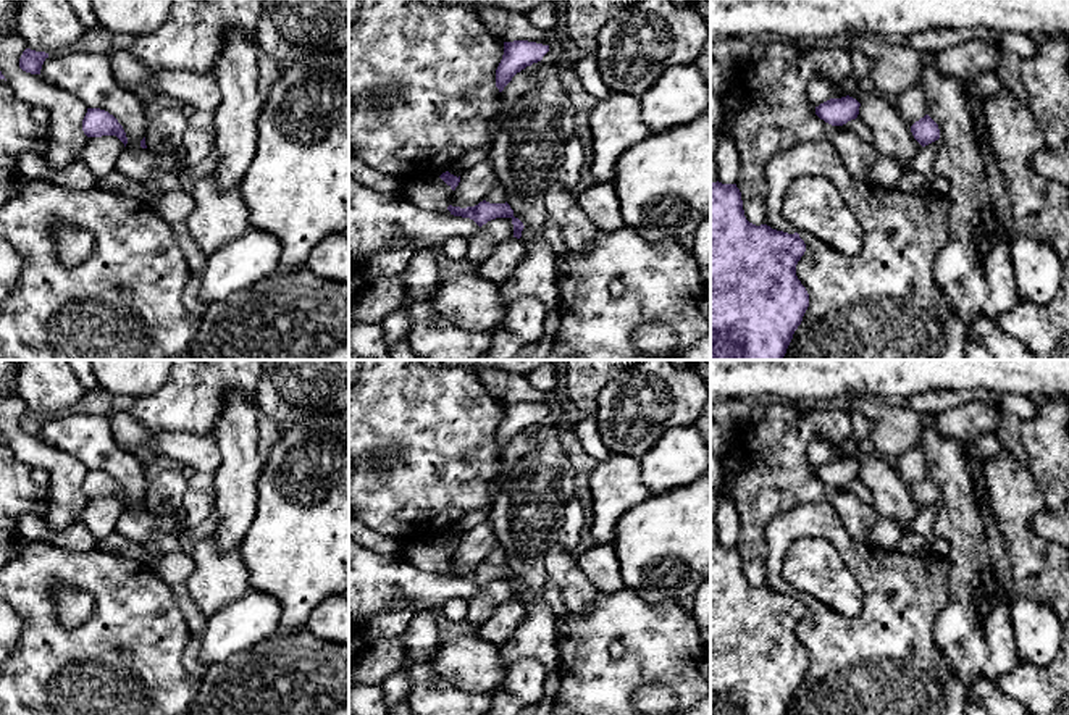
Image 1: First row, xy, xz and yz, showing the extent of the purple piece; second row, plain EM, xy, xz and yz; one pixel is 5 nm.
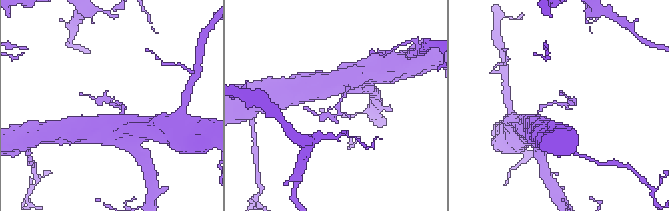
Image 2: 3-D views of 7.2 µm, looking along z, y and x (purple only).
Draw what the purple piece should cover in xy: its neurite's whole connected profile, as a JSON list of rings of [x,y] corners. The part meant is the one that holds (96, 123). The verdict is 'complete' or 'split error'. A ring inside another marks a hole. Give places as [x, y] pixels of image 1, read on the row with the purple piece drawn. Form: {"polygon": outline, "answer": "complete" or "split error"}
{"polygon": [[[87,108],[82,119],[82,131],[87,137],[116,136],[126,147],[128,137],[118,119],[105,110]]], "answer": "complete"}

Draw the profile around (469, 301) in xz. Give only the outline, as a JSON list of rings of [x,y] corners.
[[[460,273],[438,281],[426,303],[468,331],[502,328],[507,315],[499,287],[478,273]]]

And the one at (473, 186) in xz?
[[[483,160],[462,173],[460,182],[452,194],[452,207],[475,207],[483,202],[488,192],[499,184],[491,160]]]

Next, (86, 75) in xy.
[[[71,48],[45,58],[40,74],[45,82],[78,97],[87,108],[113,115],[123,126],[128,152],[140,152],[149,126],[147,107],[113,76],[107,53]]]

